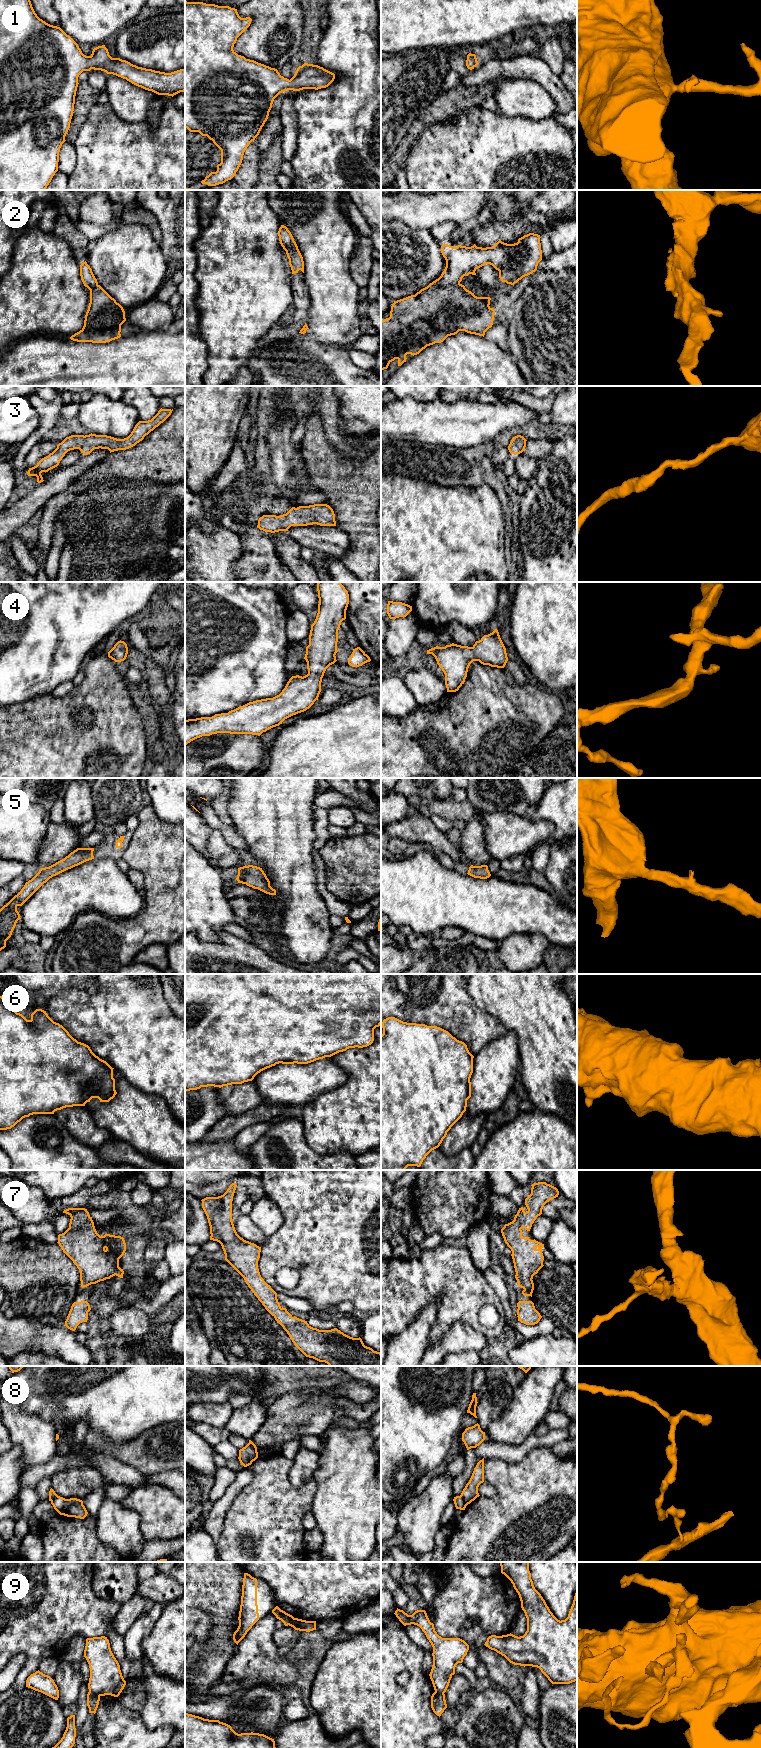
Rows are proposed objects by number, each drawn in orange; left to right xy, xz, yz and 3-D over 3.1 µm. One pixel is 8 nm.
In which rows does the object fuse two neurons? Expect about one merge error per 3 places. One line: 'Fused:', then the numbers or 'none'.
Fused: 6, 8, 9

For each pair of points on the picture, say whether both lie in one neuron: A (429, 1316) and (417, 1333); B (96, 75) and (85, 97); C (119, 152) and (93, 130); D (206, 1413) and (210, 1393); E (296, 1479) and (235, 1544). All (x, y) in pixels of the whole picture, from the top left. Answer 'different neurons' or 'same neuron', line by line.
A: same neuron
B: different neurons
C: same neuron
D: different neurons
E: different neurons

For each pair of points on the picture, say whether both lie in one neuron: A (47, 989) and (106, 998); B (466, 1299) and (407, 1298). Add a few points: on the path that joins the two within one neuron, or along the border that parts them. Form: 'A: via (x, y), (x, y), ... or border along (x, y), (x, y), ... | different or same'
A: border along (82, 988), (61, 989), (48, 1001) | different
B: via (451, 1292), (422, 1292) | same

